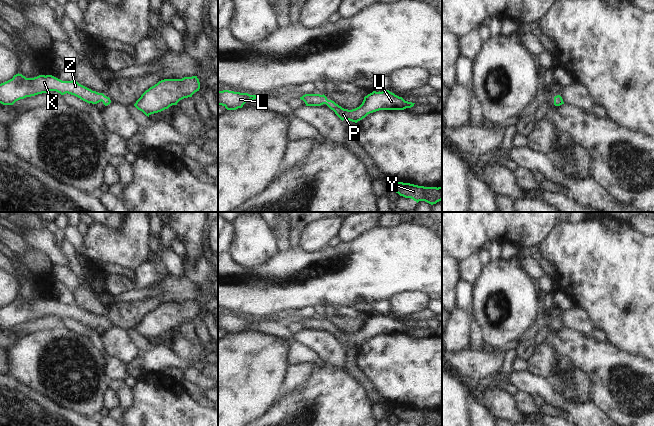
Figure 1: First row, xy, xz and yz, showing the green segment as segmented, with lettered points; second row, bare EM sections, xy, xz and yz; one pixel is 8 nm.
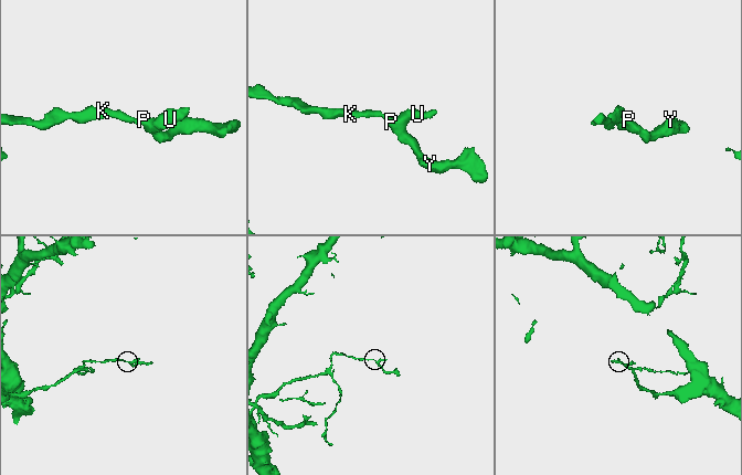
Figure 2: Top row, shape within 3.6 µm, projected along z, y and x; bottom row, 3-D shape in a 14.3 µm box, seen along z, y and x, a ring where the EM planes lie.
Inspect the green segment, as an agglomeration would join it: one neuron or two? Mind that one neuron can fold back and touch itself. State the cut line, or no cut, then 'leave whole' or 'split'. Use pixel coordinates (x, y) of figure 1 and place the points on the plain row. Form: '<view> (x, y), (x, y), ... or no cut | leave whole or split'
no cut | leave whole

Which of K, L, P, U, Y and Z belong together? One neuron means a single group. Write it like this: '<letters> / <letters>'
K L P U Y Z

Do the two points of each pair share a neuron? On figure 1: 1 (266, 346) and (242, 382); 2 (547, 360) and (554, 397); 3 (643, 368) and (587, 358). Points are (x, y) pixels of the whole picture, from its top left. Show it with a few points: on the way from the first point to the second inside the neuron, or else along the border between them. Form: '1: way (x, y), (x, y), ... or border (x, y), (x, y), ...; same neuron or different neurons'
1: way (260, 355), (242, 373); same neuron
2: border (528, 370), (547, 379); different neurons
3: way (629, 364), (626, 362), (601, 361); same neuron

